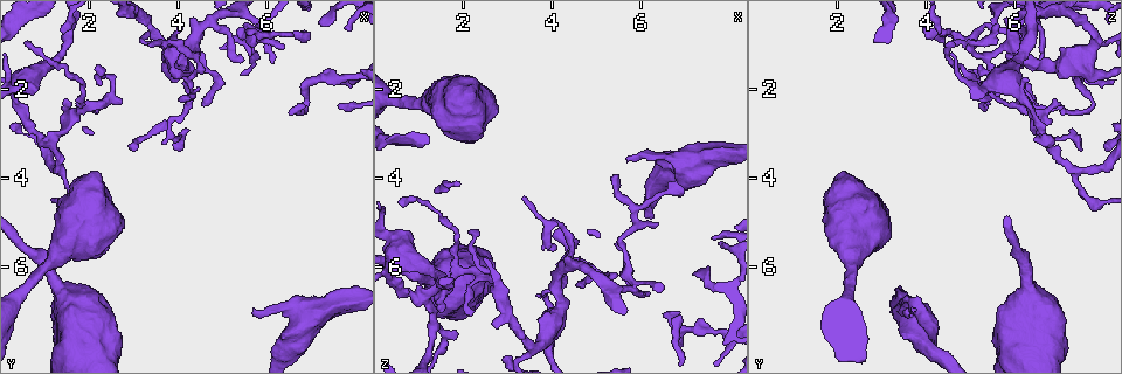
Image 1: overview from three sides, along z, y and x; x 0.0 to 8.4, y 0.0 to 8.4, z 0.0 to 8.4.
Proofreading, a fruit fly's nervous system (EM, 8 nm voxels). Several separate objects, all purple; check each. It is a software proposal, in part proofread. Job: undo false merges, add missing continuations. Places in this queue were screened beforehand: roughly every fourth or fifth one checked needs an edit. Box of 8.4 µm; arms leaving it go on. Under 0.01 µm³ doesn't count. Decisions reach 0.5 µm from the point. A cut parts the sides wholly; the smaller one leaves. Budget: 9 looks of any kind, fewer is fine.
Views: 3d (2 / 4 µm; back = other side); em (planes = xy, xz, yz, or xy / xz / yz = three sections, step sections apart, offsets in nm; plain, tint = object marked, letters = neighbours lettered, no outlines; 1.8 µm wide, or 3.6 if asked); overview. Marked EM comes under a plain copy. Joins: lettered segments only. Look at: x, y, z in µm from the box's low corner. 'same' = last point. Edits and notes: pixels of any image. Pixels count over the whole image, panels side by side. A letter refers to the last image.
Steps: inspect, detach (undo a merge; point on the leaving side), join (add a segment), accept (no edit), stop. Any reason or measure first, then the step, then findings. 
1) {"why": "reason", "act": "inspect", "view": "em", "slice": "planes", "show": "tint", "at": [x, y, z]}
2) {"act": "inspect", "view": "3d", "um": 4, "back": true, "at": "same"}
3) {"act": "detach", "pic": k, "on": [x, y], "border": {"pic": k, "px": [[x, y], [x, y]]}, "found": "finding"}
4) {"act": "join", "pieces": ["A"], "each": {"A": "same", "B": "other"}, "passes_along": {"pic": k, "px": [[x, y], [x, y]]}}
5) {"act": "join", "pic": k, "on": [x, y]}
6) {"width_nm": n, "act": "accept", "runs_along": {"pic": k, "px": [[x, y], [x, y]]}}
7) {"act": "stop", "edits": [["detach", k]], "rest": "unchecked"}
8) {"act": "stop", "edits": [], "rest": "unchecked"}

{"why": "thin end", "act": "inspect", "view": "3d", "um": 2, "at": [5.50, 0.65, 3.95]}

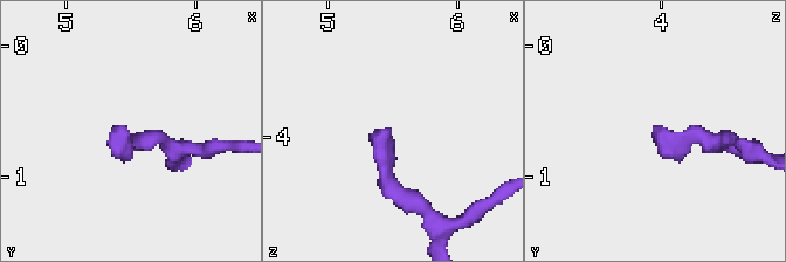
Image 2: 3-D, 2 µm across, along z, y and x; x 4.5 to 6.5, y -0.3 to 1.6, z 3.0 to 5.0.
{"why": "need the tissue", "act": "inspect", "view": "em", "slice": "planes", "show": "letters", "at": [5.44, 0.70, 3.92]}

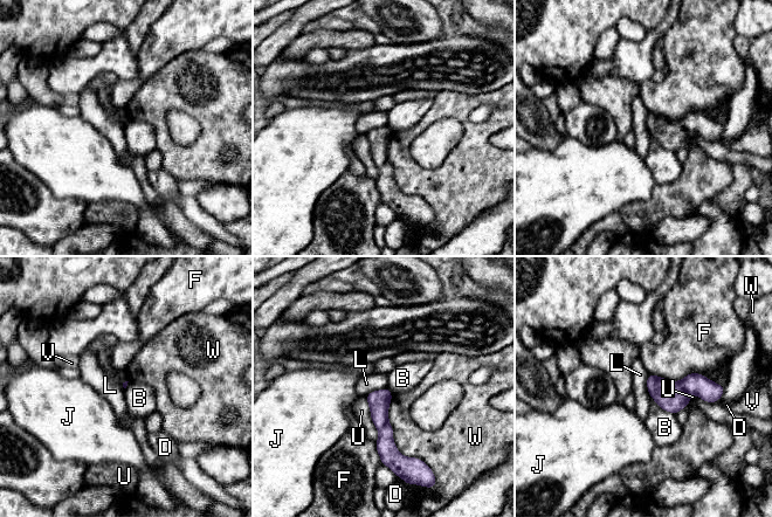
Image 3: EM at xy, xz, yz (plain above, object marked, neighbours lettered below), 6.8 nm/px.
{"act": "accept", "each": {"B": "other", "D": "other", "F": "other", "J": "other", "L": "other", "U": "other", "V": "other", "W": "other"}, "border": {"pic": 3, "px": [[648, 374], [647, 391], [652, 398]]}, "found": "no lettered segment goes on from it"}

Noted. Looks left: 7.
{"why": "calibre changes", "act": "inspect", "view": "3d", "um": 2, "at": [0.65, 1.75, 5.65]}

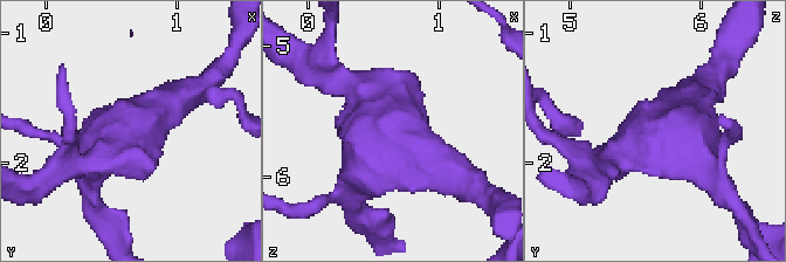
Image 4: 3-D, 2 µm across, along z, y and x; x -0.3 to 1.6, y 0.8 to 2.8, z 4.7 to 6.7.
{"arms": 4, "act": "inspect", "view": "em", "slice": "planes", "show": "tint", "at": [0.64, 1.76, 5.62]}

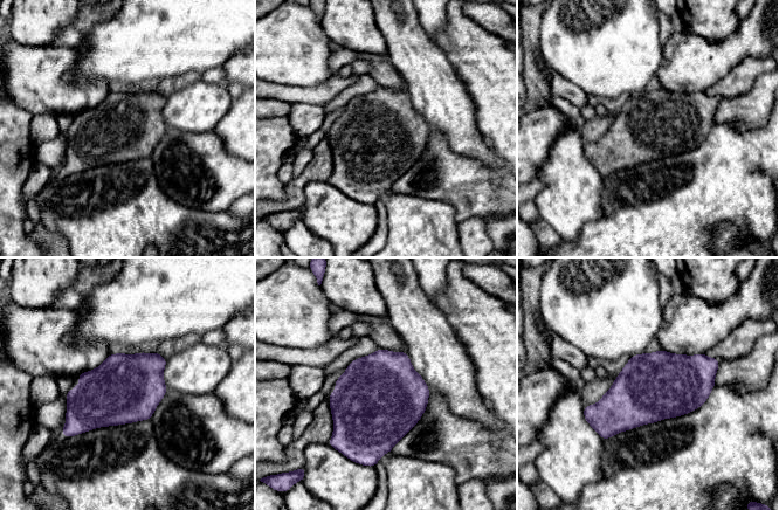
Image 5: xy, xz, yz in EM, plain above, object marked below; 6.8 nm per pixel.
{"why": "what lies round it", "act": "inspect", "view": "em", "slice": "planes", "show": "letters", "at": "same"}

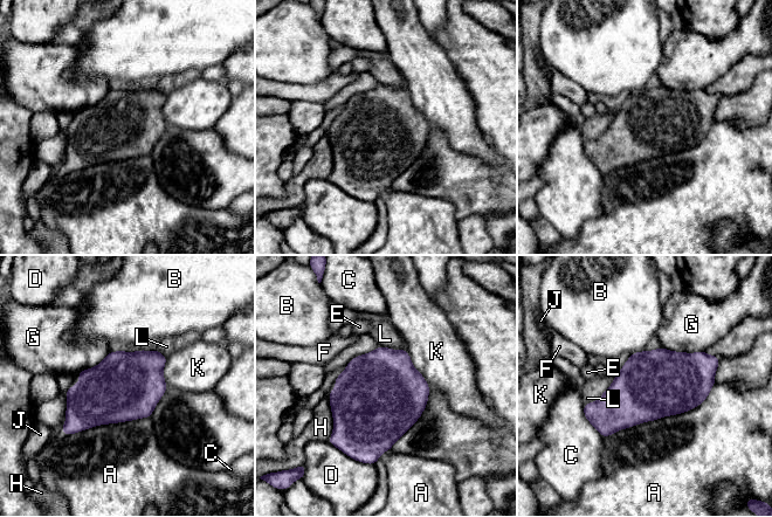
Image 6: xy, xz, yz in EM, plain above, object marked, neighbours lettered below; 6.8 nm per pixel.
{"longest_contact_nm": ["A", 600], "act": "join", "pieces": ["L"], "each": {"A": "other", "B": "other", "C": "other", "D": "other", "E": "other", "F": "other", "G": "other", "H": "other", "J": "other", "K": "other", "L": "same"}, "found": "the cell continues"}

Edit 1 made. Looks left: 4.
{"why": "sharp bend", "act": "inspect", "view": "em", "slice": "xy", "step": 4, "show": "tint", "at": [1.15, 3.20, 6.70]}

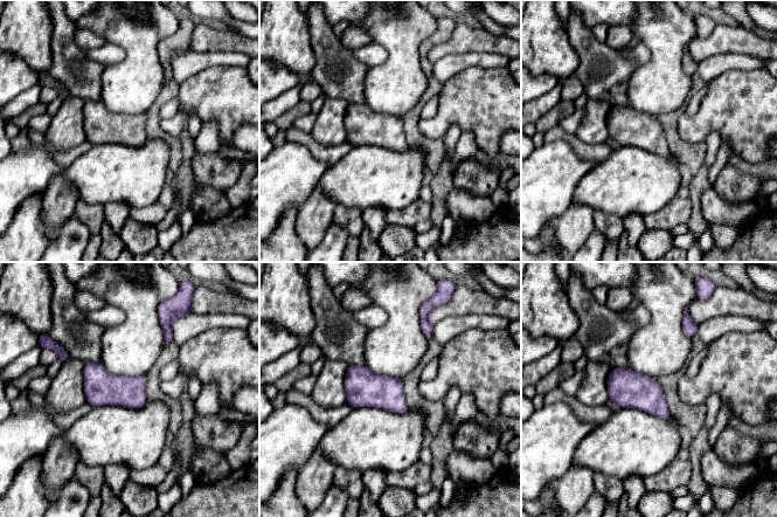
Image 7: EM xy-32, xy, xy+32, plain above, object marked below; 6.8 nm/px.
{"why": "see the neighbours", "act": "inspect", "view": "em", "slice": "xy", "step": 4, "show": "letters", "at": "same"}

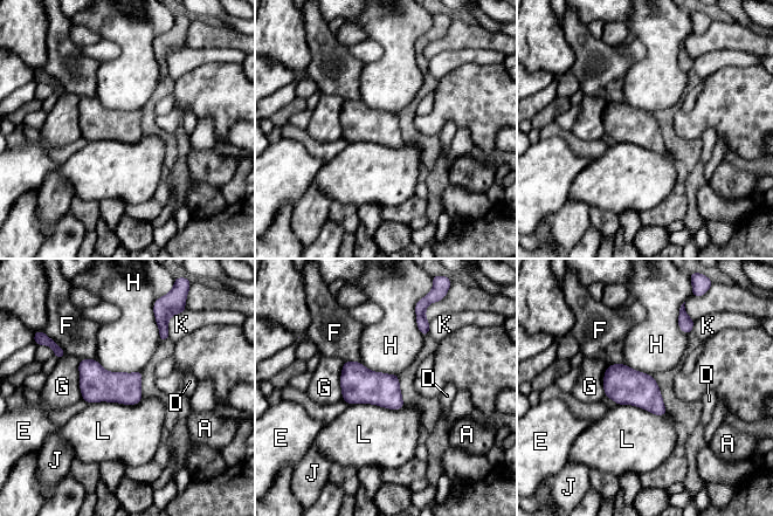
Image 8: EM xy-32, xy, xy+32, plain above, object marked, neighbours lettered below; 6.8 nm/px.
{"act": "accept", "each": {"A": "other", "D": "other", "E": "other", "F": "other", "G": "other", "H": "other", "J": "other", "K": "other", "L": "other"}, "border": {"pic": 8, "px": [[142, 397], [136, 404], [88, 404]]}, "found": "continuous, no second cell"}

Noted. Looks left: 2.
{"act": "stop", "edits": [["join", 6]], "rest": "unchecked"}

